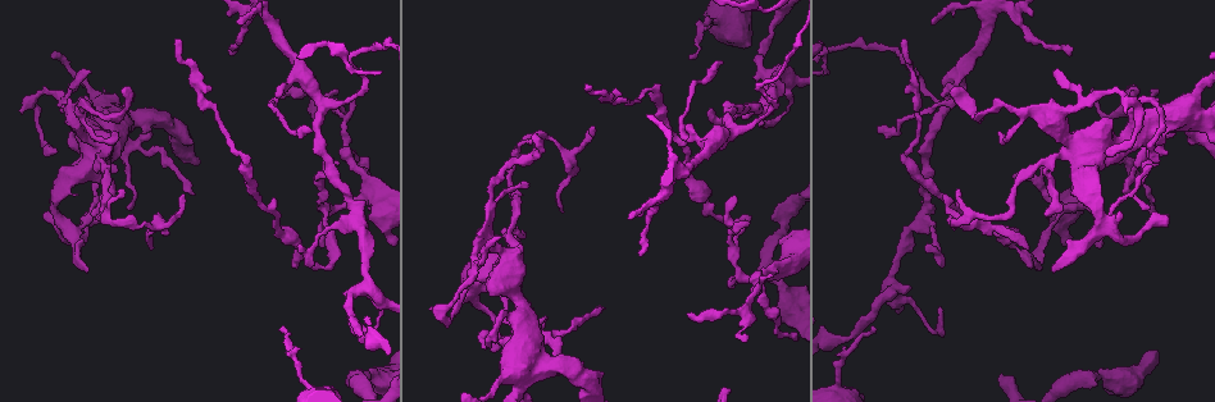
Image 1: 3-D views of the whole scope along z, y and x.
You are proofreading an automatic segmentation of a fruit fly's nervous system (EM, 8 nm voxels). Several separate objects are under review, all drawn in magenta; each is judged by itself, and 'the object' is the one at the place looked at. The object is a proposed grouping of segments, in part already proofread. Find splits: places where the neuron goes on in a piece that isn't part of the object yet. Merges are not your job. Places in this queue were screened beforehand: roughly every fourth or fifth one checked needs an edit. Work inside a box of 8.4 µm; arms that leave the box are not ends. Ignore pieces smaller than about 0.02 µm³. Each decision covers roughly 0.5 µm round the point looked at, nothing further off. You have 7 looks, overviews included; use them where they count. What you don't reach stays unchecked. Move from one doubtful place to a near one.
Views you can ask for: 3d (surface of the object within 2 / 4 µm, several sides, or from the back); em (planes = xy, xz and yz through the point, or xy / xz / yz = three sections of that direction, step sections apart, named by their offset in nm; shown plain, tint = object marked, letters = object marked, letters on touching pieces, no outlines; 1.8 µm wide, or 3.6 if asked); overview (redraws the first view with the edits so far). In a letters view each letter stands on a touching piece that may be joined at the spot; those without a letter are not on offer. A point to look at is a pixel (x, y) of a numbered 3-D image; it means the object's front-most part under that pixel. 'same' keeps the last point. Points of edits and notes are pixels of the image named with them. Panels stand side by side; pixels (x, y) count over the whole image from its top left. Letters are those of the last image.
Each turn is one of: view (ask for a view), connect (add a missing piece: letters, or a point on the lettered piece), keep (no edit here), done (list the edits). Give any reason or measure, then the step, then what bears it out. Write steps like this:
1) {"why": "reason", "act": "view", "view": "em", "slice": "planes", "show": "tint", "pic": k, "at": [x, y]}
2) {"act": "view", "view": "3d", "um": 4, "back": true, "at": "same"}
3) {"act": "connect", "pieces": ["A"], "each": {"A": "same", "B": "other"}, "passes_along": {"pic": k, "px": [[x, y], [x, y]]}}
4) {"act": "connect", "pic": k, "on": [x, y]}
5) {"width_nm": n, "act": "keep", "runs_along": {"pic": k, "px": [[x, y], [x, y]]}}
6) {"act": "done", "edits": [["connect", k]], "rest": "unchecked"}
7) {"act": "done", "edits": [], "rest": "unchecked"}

{"why": "thick turns thin", "act": "view", "view": "em", "slice": "planes", "show": "tint", "pic": 1, "at": [1116, 374]}

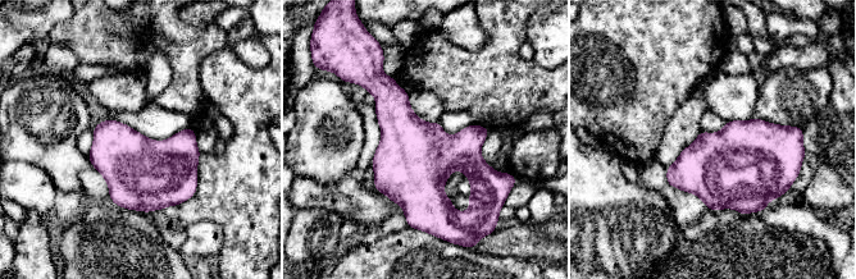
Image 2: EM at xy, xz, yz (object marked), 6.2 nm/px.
{"act": "view", "view": "em", "slice": "planes", "show": "letters", "at": "same"}

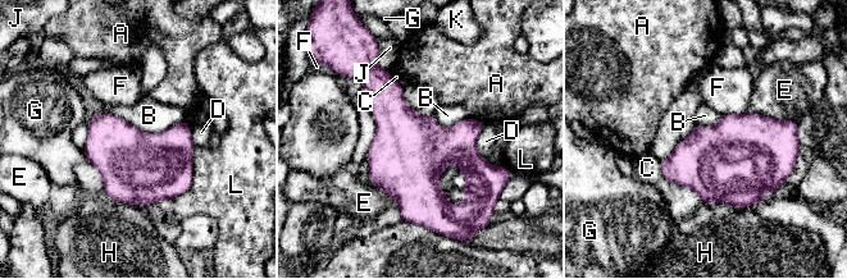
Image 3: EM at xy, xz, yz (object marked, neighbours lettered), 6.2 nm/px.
{"width_nm": 400, "act": "keep", "each": {"A": "other", "B": "other", "C": "other", "D": "other", "E": "other", "F": "other", "G": "other", "H": "other", "J": "other", "K": "other", "L": "other"}, "border": {"pic": 3, "px": [[104, 111], [150, 133], [185, 122]]}, "found": "no lettered piece goes on from it"}

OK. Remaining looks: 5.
{"why": "a fork", "act": "view", "view": "3d", "um": 4, "pic": 1, "at": [890, 284]}

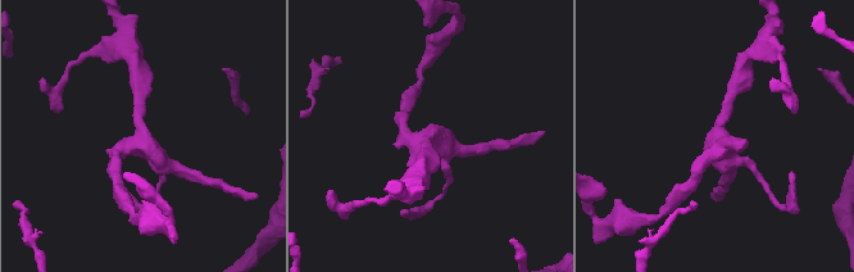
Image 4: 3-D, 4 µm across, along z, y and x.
{"act": "view", "view": "em", "slice": "planes", "show": "tint", "pic": 4, "at": [430, 139]}

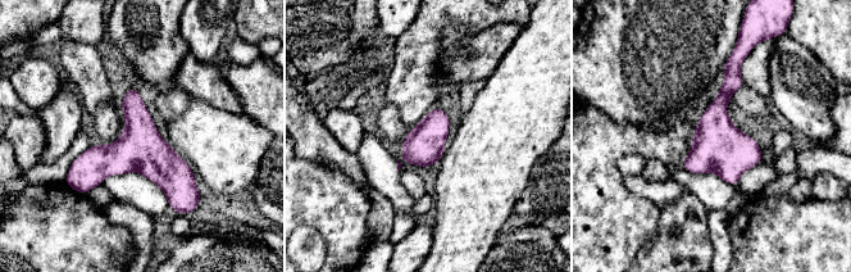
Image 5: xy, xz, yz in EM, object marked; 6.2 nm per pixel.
{"why": "what lies round it", "act": "view", "view": "em", "slice": "planes", "show": "letters", "at": "same"}

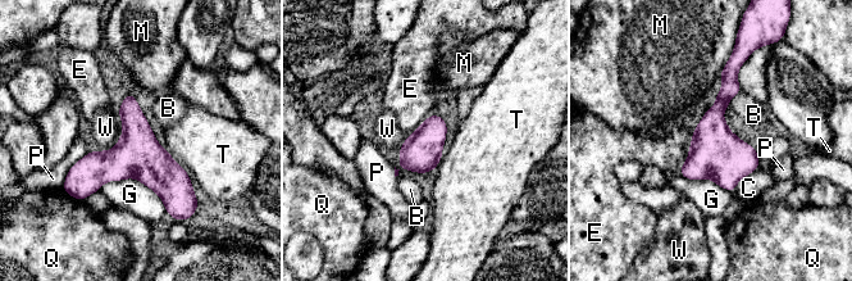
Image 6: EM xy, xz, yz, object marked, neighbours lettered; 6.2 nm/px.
{"act": "keep", "each": {"B": "other", "C": "other", "E": "other", "G": "other", "M": "other", "P": "other", "Q": "other", "T": "other", "W": "other"}, "found": "no lettered piece goes on from it"}

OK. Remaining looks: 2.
{"why": "branch stops here", "act": "view", "view": "em", "slice": "planes", "show": "letters", "pic": 1, "at": [730, 279]}

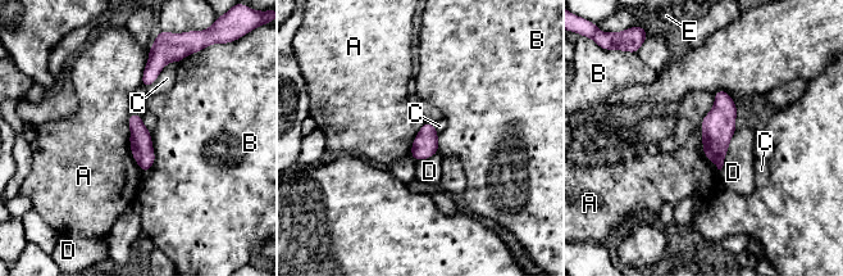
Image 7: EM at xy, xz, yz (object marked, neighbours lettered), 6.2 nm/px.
{"act": "keep", "each": {"A": "other", "B": "other", "C": "other", "D": "other", "E": "other"}, "border": {"pic": 7, "px": [[130, 113], [130, 150], [144, 172]]}, "found": "none of them fits"}

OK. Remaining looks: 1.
{"act": "done", "edits": [], "rest": "unchecked"}

